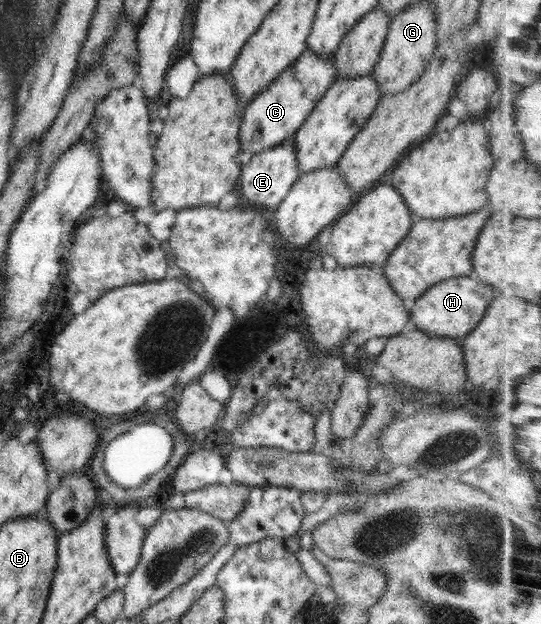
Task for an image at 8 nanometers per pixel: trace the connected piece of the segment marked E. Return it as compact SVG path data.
M290 138L275 147L253 154L249 163L241 168L235 188L242 197L242 204L253 208L265 208L272 212L289 193L300 173L298 161L296 161L294 138Z

